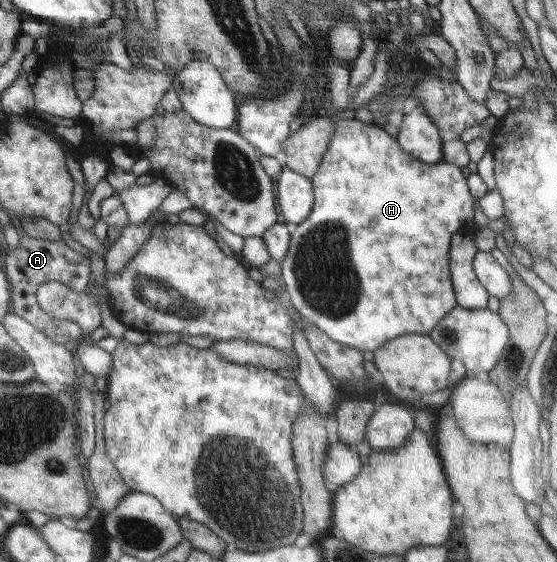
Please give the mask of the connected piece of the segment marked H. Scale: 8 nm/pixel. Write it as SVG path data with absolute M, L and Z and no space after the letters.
M336 116L336 133L332 137L329 151L325 153L318 172L310 178L314 186L314 207L307 221L297 224L292 232L290 244L285 257L279 261L281 267L280 279L285 285L285 291L290 305L311 323L319 326L330 338L343 345L365 351L375 351L380 345L403 334L428 333L443 317L458 305L450 278L449 256L450 245L454 233L462 227L474 224L473 203L476 197L471 195L465 175L460 167L452 163L440 161L428 164L419 161L402 150L398 140L385 132L382 126L367 121L354 119L341 120Z

